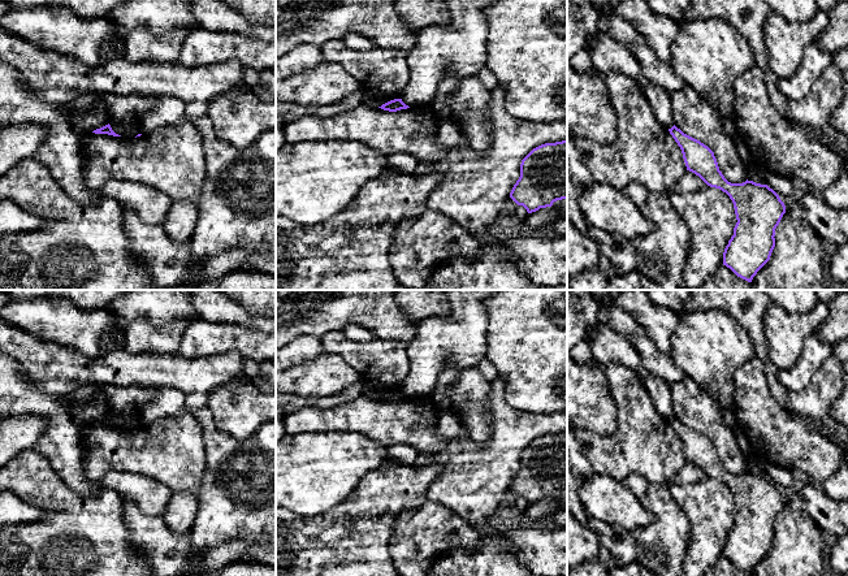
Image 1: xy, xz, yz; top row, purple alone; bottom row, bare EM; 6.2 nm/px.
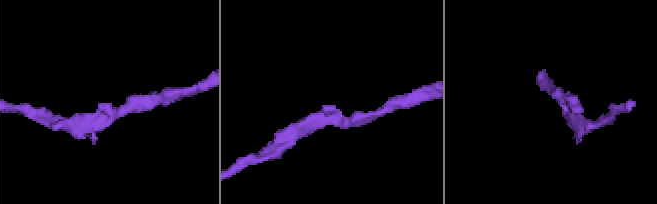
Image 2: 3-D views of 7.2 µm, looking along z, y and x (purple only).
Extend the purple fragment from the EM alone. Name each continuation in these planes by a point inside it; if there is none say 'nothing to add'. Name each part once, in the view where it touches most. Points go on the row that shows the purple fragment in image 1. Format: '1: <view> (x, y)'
nothing to add

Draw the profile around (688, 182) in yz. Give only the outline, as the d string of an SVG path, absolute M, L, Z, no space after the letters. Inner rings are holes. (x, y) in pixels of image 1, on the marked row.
M687 170L674 185L674 192L695 192L705 189L708 185L695 173Z

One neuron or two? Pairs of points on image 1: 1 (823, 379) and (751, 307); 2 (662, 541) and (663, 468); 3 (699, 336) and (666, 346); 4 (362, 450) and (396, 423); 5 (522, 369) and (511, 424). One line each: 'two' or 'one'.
1: one
2: two
3: two
4: two
5: two

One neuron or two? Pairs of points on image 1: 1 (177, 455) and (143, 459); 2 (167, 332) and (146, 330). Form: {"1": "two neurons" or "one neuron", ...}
{"1": "one neuron", "2": "one neuron"}

